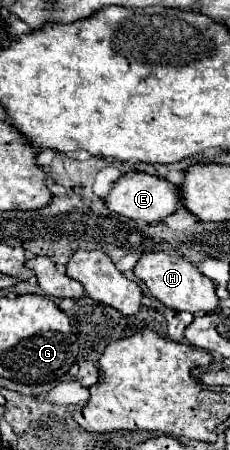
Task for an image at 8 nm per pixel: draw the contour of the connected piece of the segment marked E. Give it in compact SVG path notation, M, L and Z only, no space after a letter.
M136 172L132 176L122 174L114 186L110 188L108 196L104 196L104 204L108 206L108 210L130 218L130 220L144 220L144 222L160 222L164 220L168 214L172 214L174 210L182 208L182 196L178 192L178 188L170 182L166 182L164 178L158 176L150 176L146 172Z

